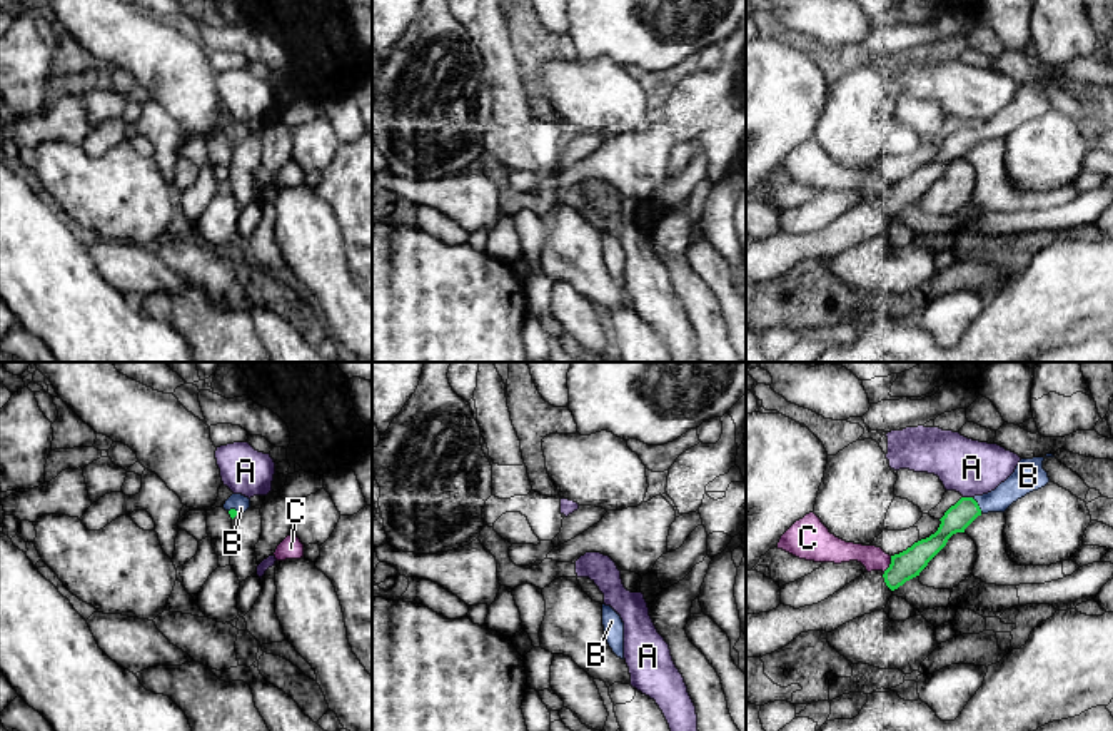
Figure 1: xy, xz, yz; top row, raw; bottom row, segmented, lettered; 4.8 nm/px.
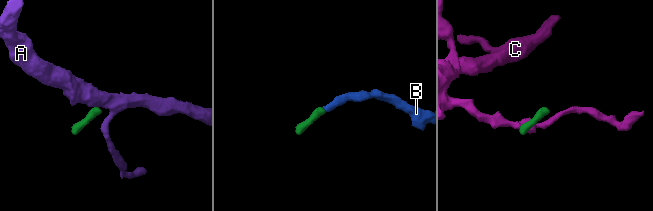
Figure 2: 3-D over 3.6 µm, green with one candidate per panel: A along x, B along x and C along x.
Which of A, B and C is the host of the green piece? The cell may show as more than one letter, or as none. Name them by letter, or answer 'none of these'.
B

